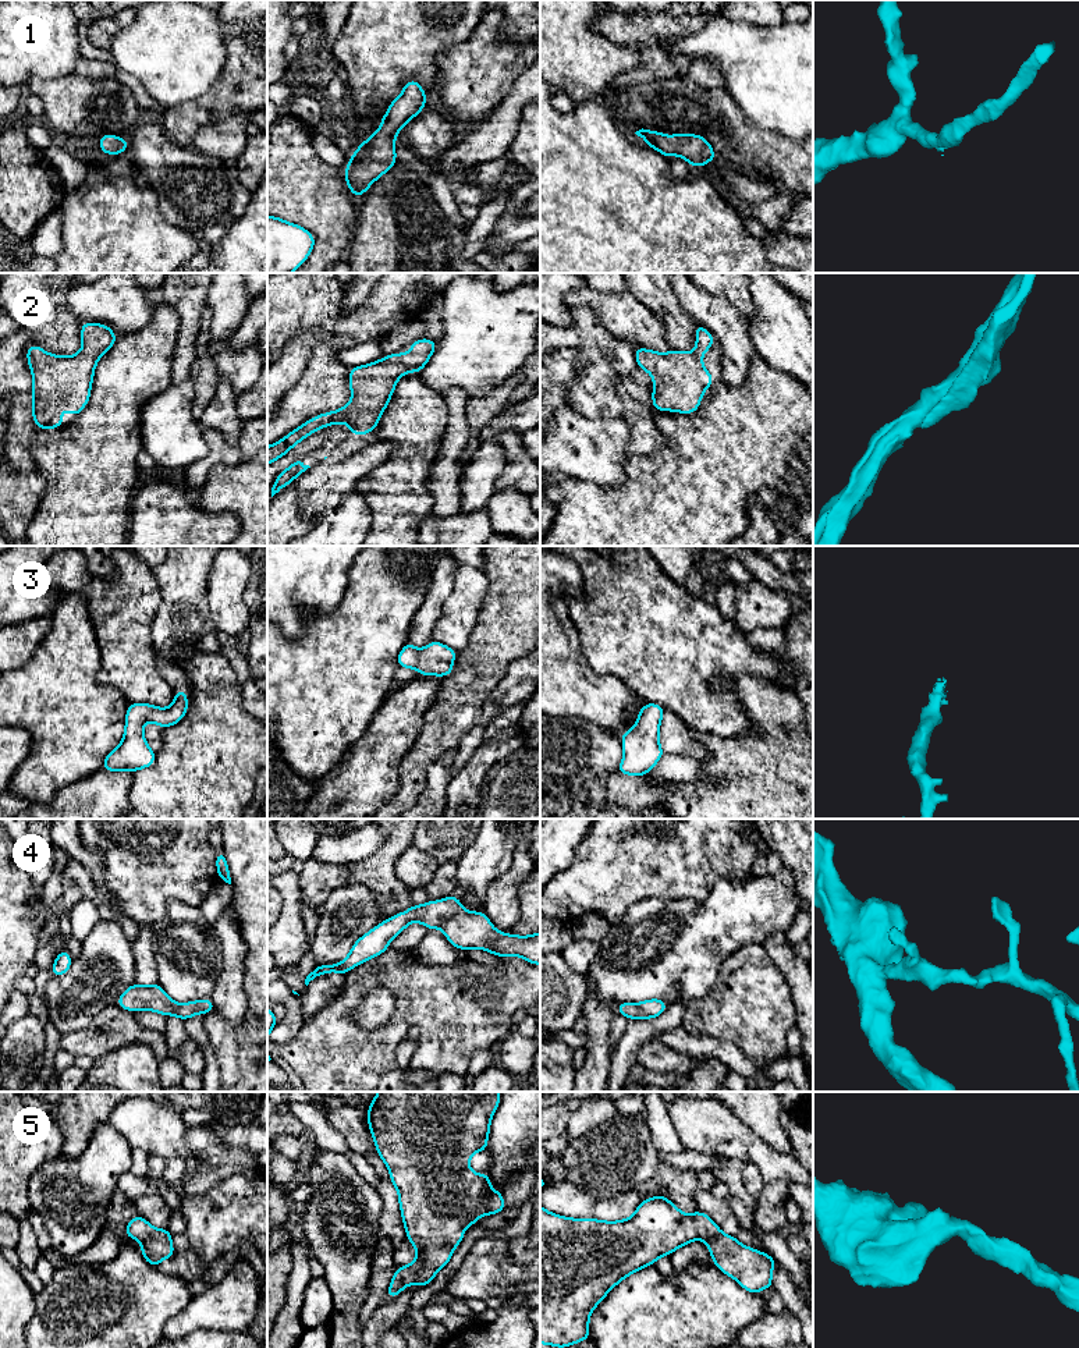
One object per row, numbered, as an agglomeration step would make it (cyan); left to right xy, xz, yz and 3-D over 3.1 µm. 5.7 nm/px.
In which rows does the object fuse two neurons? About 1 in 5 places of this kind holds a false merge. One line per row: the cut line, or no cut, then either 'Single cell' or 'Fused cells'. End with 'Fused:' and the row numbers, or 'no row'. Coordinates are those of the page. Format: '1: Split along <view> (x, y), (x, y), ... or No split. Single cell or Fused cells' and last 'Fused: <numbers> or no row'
1: No split. Single cell
2: No split. Single cell
3: No split. Single cell
4: No split. Single cell
5: No split. Single cell
Fused: no row

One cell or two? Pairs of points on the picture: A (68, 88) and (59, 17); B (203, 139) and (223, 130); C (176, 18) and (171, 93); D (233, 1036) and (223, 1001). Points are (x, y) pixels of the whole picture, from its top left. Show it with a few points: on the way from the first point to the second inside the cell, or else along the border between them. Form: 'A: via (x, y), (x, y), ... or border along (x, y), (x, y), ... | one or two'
A: border along (74, 73), (49, 78), (34, 75) | two
B: via (208, 139), (213, 139), (219, 134) | one
C: via (174, 36), (174, 67), (171, 75) | one
D: border along (247, 994), (245, 1017), (237, 1025), (213, 1011) | two

